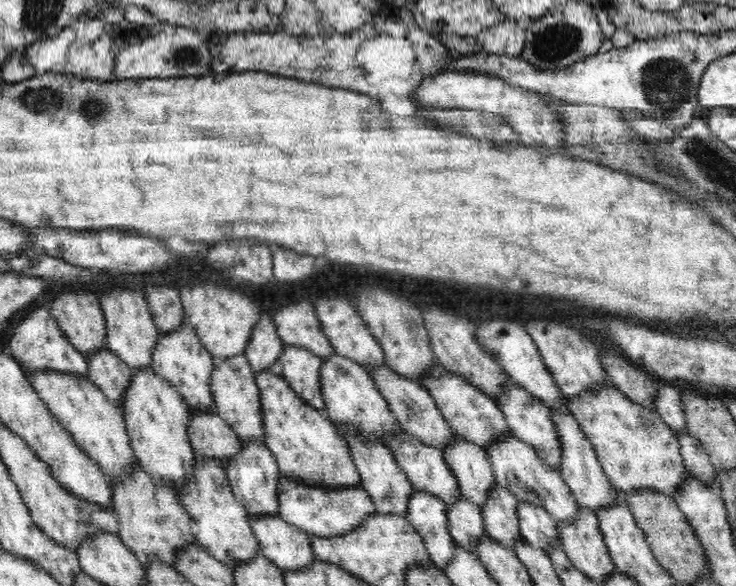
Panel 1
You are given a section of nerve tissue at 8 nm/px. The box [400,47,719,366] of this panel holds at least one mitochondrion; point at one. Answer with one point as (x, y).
(665, 83)

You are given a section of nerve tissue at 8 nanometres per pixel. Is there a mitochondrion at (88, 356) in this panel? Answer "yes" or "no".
no

